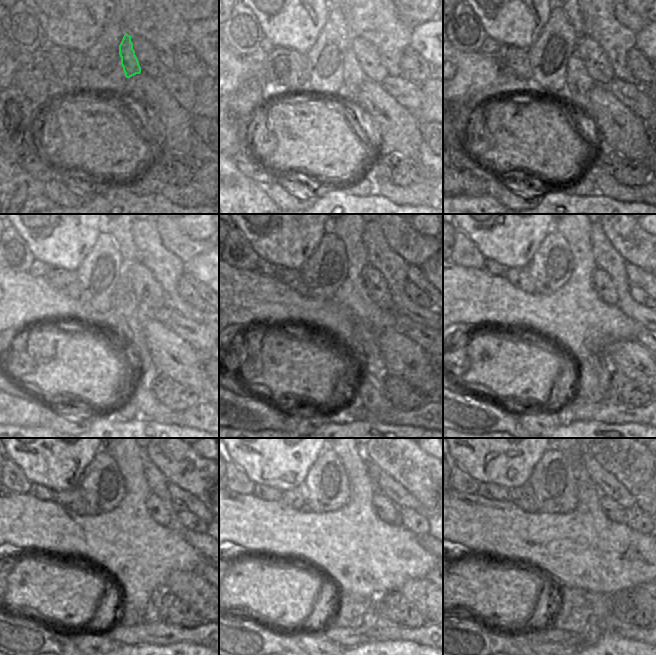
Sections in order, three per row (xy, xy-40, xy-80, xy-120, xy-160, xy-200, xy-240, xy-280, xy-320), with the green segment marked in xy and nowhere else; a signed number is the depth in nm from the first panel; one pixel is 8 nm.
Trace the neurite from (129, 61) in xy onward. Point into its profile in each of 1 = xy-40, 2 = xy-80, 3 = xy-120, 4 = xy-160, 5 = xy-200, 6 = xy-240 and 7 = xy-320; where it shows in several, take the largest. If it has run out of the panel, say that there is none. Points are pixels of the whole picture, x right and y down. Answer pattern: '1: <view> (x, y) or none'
1: xy-40 (353, 76)
2: xy-80 (578, 84)
3: xy-120 (132, 315)
4: xy-160 (365, 344)
5: xy-200 (601, 364)
6: xy-240 (151, 614)
7: xy-320 (596, 626)

